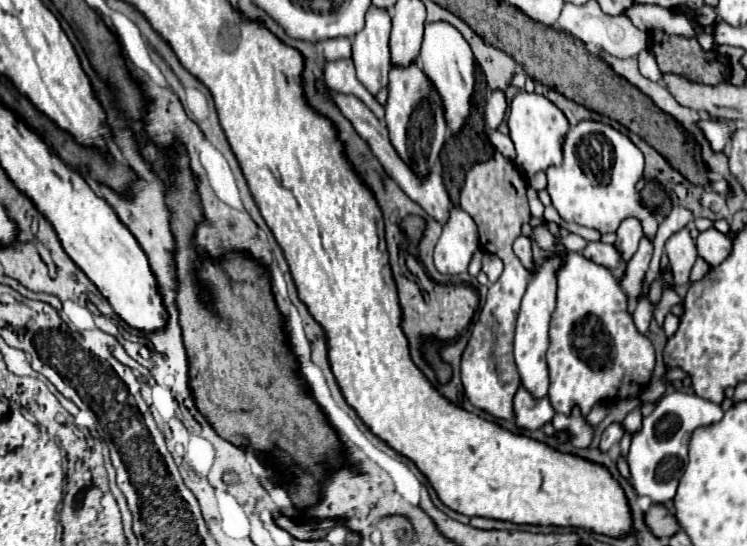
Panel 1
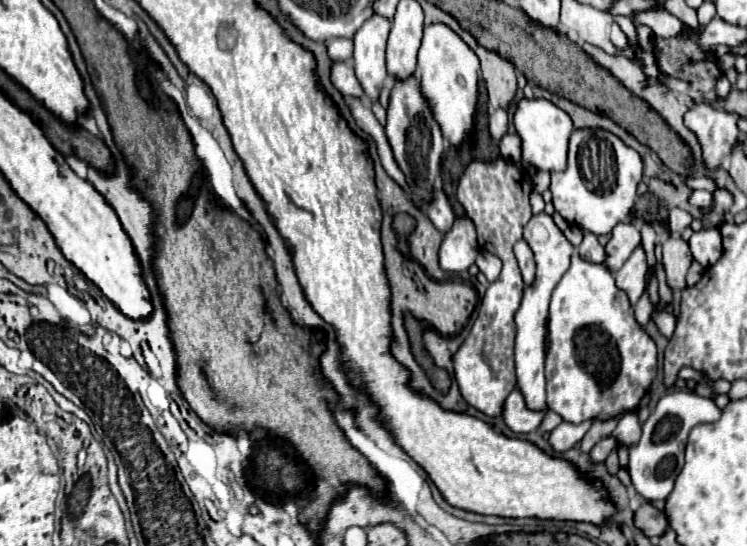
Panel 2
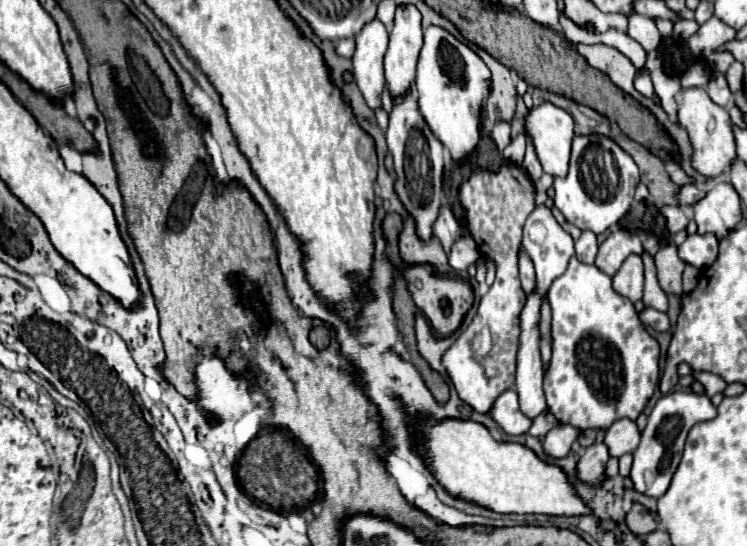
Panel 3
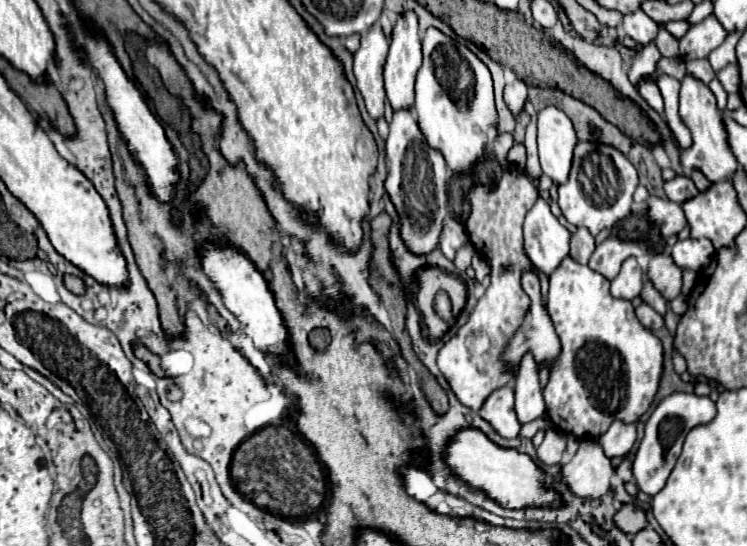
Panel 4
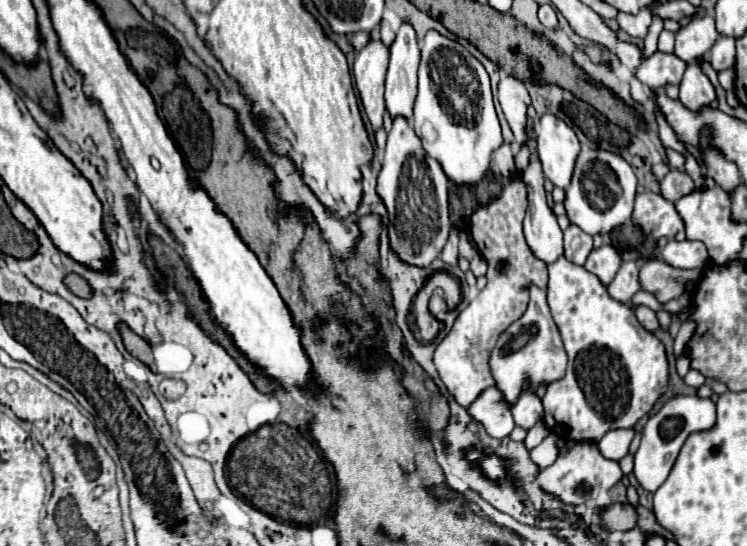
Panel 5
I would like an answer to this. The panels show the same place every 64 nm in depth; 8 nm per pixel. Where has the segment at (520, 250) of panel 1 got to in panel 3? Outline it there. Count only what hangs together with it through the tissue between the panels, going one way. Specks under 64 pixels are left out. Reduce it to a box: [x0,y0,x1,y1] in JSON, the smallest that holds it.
[520,252,536,294]

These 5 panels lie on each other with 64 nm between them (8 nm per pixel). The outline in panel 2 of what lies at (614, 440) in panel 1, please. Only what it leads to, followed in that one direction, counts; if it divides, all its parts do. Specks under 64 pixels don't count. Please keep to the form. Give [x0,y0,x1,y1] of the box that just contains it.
[590,436,616,464]

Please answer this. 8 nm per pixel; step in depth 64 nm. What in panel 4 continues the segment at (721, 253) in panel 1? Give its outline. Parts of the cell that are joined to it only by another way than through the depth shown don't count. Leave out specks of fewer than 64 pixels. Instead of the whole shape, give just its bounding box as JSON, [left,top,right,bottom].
[668,238,716,272]

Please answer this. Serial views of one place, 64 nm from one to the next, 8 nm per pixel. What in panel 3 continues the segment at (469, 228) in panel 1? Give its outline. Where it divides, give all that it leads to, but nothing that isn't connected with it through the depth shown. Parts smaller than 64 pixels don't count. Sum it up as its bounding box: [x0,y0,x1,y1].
[448,236,480,272]

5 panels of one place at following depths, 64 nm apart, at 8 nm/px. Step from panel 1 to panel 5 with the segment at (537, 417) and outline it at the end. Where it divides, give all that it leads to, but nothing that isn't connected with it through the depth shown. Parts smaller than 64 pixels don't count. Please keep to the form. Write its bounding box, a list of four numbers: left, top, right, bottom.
[468,386,514,438]

